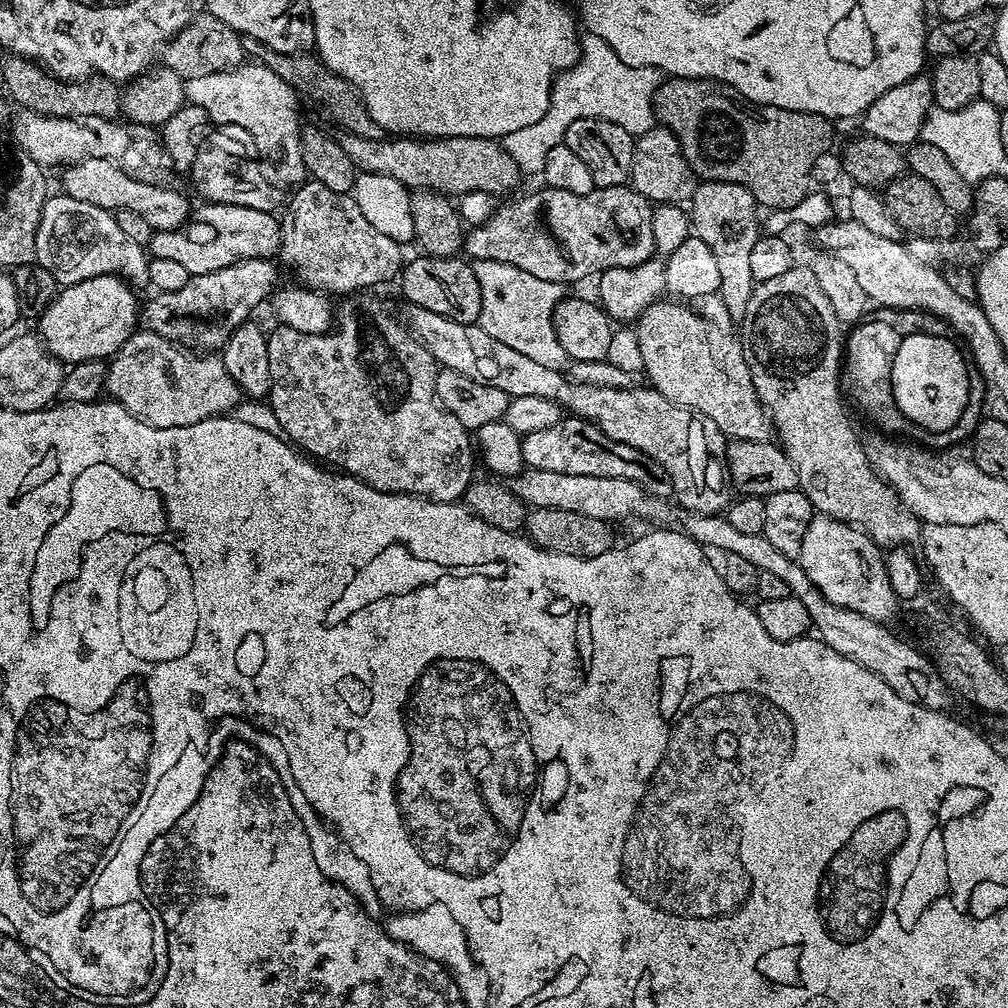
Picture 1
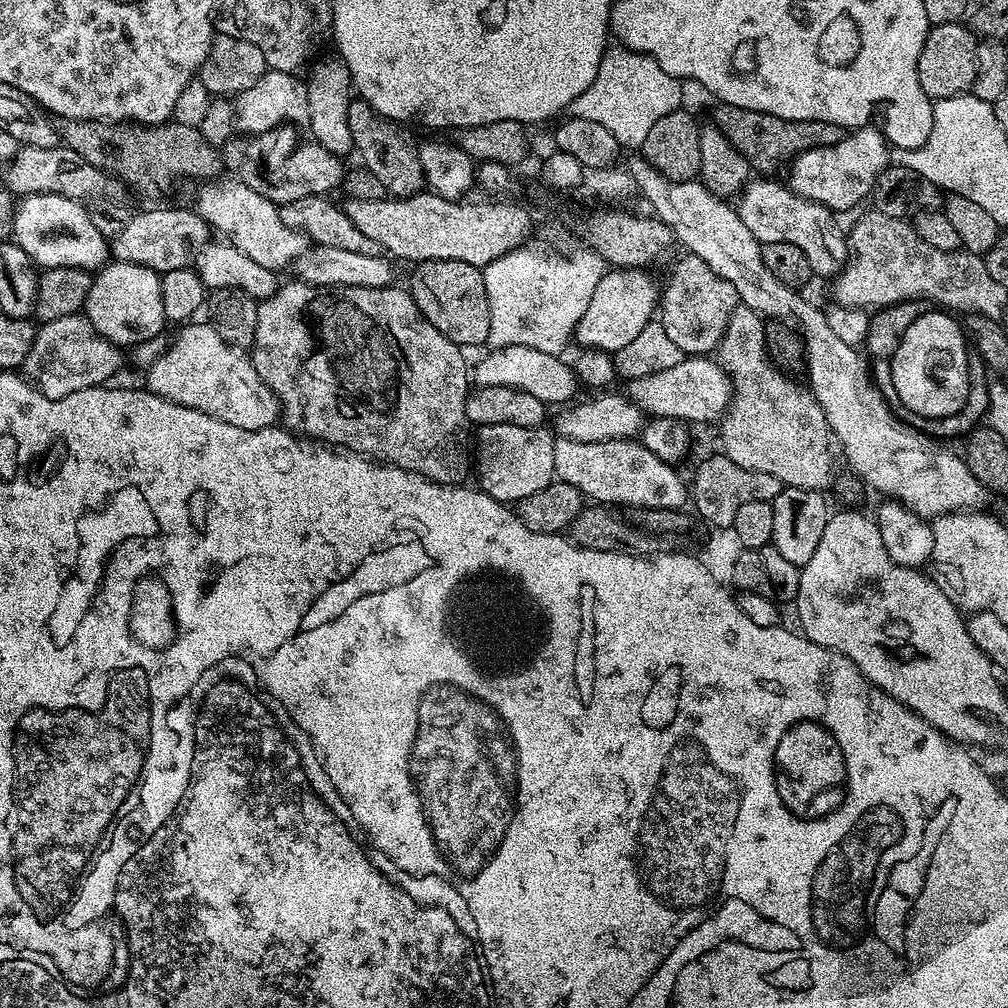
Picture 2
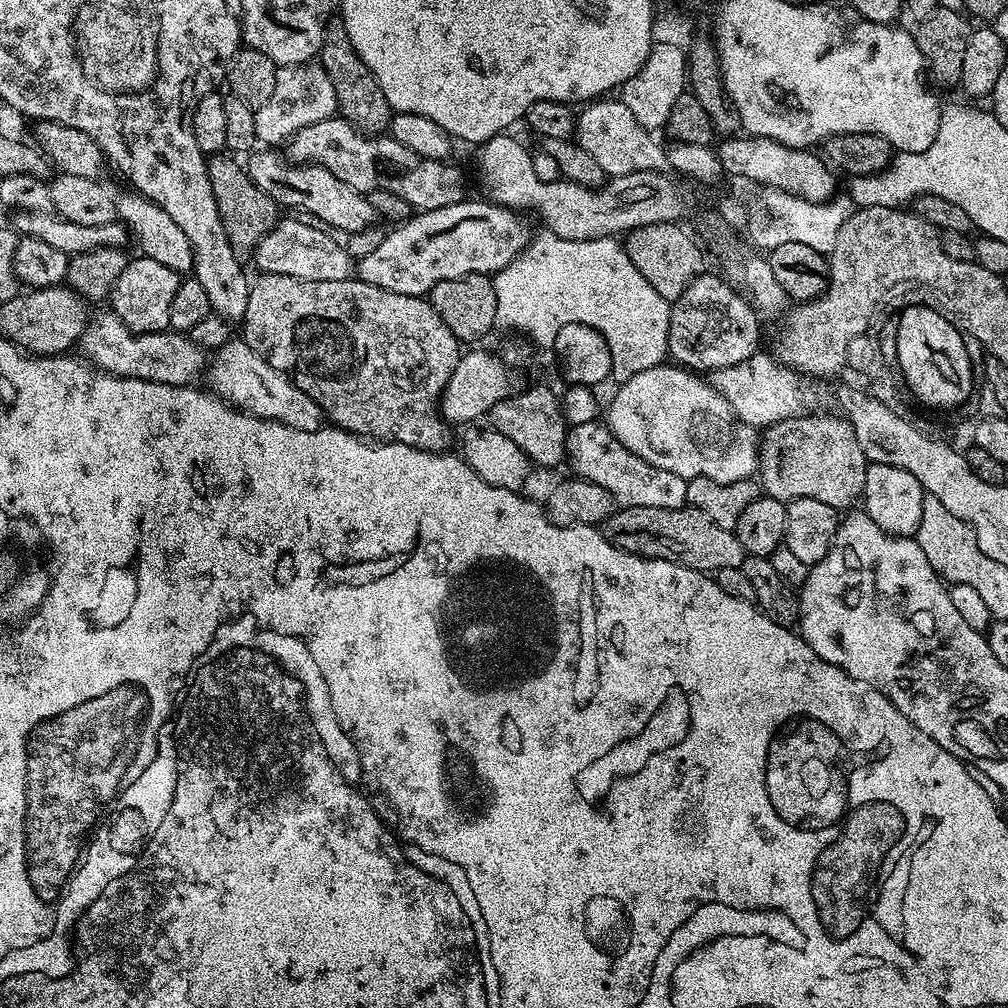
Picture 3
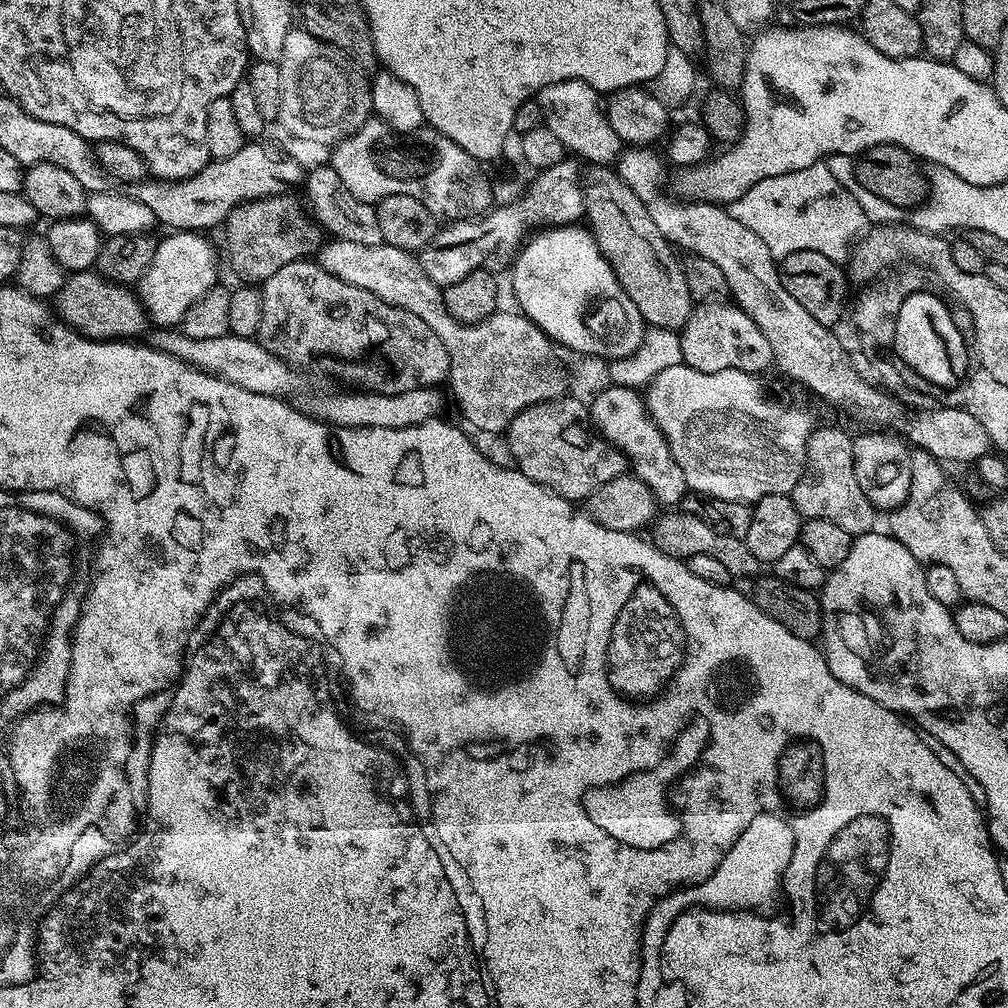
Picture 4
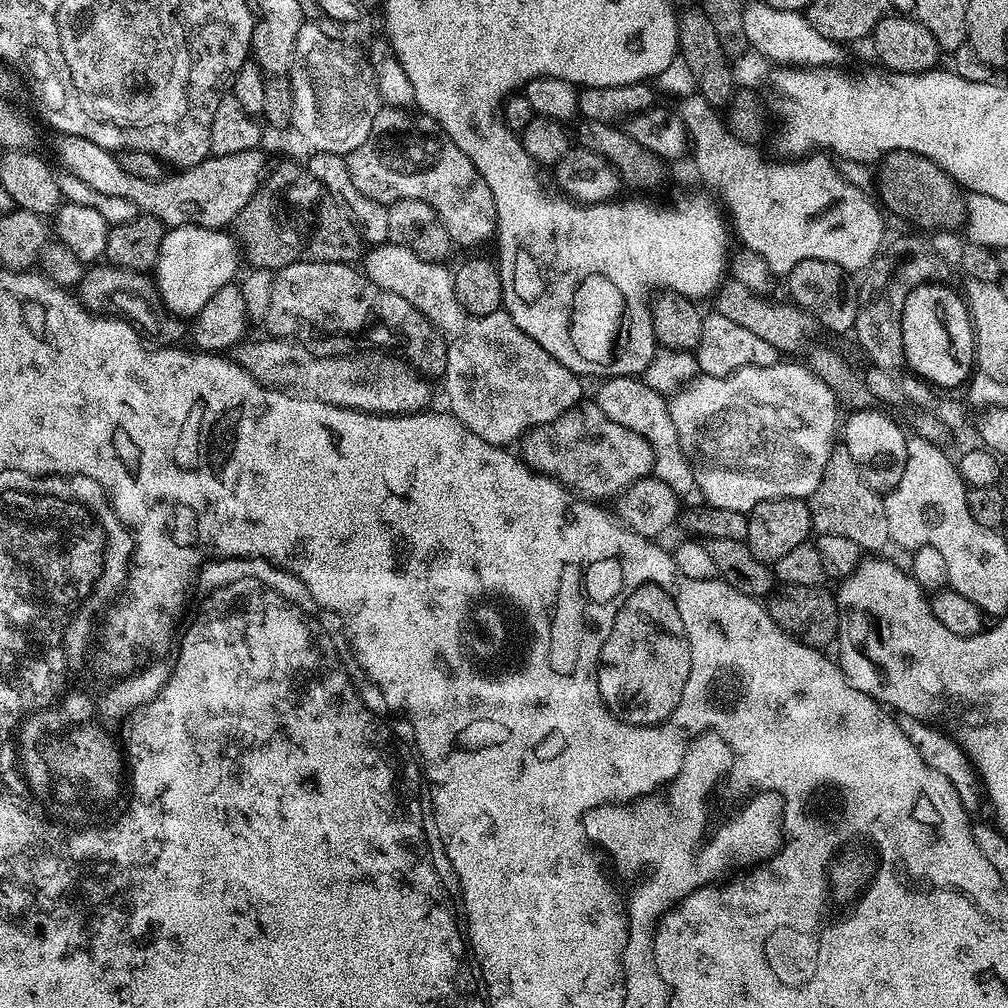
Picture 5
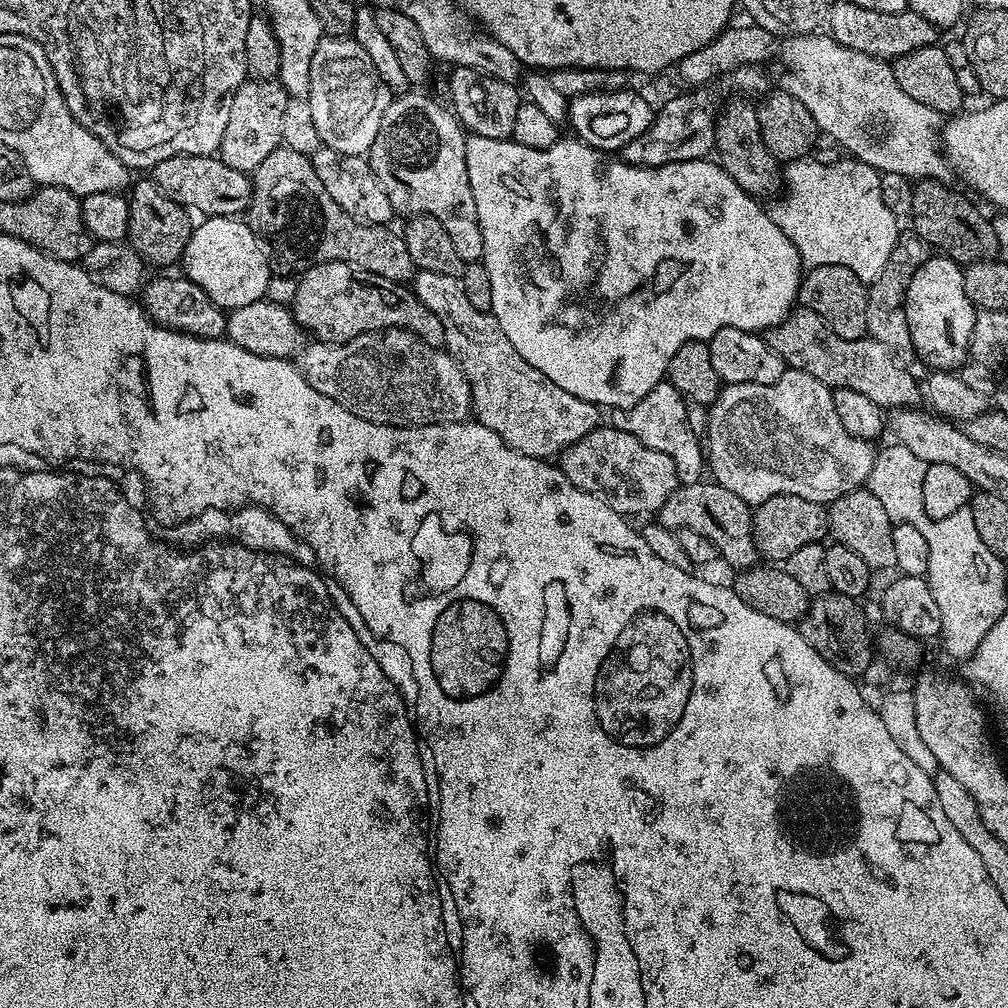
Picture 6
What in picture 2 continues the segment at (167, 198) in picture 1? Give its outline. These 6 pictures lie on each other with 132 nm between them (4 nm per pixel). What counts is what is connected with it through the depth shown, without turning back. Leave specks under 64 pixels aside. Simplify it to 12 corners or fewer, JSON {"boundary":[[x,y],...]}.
{"boundary":[[67,146],[12,157],[13,197],[116,198],[121,181]]}

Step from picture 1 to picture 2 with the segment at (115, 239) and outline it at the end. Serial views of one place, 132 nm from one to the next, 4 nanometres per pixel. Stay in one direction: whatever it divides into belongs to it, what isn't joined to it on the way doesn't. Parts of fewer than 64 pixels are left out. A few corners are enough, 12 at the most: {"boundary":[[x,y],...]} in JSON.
{"boundary":[[34,194],[11,239],[35,264],[96,270],[109,241],[81,201]]}

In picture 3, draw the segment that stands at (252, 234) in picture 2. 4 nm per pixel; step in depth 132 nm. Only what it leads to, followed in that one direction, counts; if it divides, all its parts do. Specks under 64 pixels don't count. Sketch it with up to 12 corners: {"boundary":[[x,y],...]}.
{"boundary":[[281,219],[258,242],[259,271],[338,282],[354,258],[331,231]]}

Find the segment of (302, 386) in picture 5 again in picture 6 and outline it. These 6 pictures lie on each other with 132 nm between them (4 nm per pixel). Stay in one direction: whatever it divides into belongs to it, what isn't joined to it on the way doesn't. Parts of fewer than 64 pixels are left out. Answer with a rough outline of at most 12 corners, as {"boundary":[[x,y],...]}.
{"boundary":[[404,328],[312,342],[300,373],[366,422],[463,424],[464,371]]}

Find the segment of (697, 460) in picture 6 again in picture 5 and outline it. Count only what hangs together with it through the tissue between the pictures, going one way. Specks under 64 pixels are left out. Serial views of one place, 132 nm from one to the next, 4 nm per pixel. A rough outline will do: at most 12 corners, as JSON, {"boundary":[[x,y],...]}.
{"boundary":[[609,376],[594,403],[654,450],[656,477],[681,498],[694,470],[666,397]]}

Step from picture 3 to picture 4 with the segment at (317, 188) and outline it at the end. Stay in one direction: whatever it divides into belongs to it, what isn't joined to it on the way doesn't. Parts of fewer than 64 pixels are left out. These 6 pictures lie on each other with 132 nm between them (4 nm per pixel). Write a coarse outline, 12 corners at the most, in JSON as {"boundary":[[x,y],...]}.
{"boundary":[[260,142],[134,195],[168,230],[208,230],[283,196],[296,164]]}

